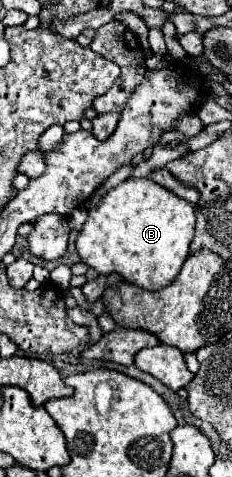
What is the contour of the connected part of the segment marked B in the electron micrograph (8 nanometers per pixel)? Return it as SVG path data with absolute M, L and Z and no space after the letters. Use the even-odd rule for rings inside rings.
M132 177L110 189L88 213L88 221L76 237L76 253L100 275L118 273L130 285L160 291L178 277L190 253L194 223L194 205L156 187L150 179Z

